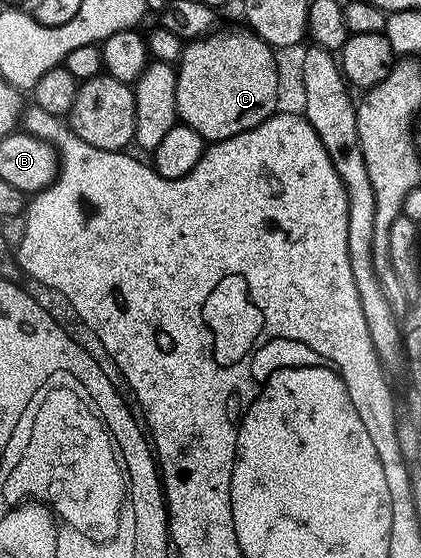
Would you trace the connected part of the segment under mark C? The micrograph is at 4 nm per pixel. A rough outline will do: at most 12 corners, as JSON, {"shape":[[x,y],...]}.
{"shape":[[249,28],[190,39],[178,121],[208,143],[276,113],[276,51]]}

